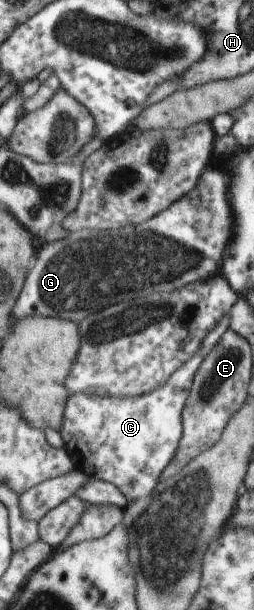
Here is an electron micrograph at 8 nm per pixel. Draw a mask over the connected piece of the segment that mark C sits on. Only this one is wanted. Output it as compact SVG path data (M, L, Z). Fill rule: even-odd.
M226 313L214 329L204 335L199 351L150 393L138 397L100 397L74 393L68 397L62 425L57 433L62 437L63 450L73 461L73 468L82 471L88 479L112 483L129 503L151 494L160 483L160 475L176 454L176 445L183 432L180 411L183 411L184 403L187 402L195 372L202 359L218 343L220 335L229 328L228 323L230 317Z

